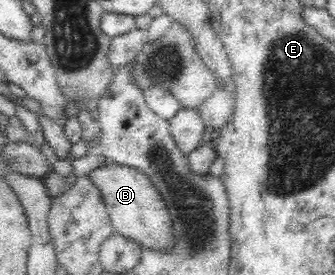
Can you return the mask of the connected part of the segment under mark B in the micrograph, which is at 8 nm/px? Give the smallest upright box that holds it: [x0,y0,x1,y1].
[87,160,173,249]

